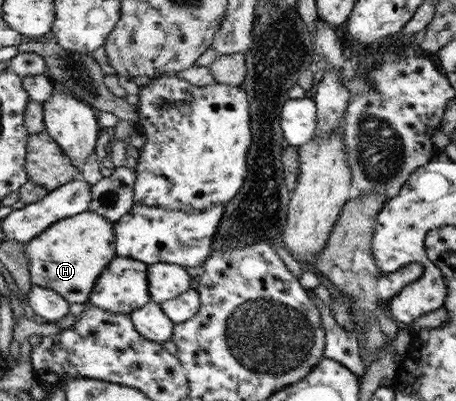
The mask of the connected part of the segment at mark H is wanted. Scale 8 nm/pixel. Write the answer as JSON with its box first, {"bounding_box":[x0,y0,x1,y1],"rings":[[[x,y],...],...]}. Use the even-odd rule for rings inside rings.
{"bounding_box":[24,209,117,304],"rings":[[[89,209],[60,219],[24,245],[32,285],[50,288],[70,303],[85,304],[95,289],[99,275],[117,255],[115,241],[114,224],[106,216],[97,215]]]}

